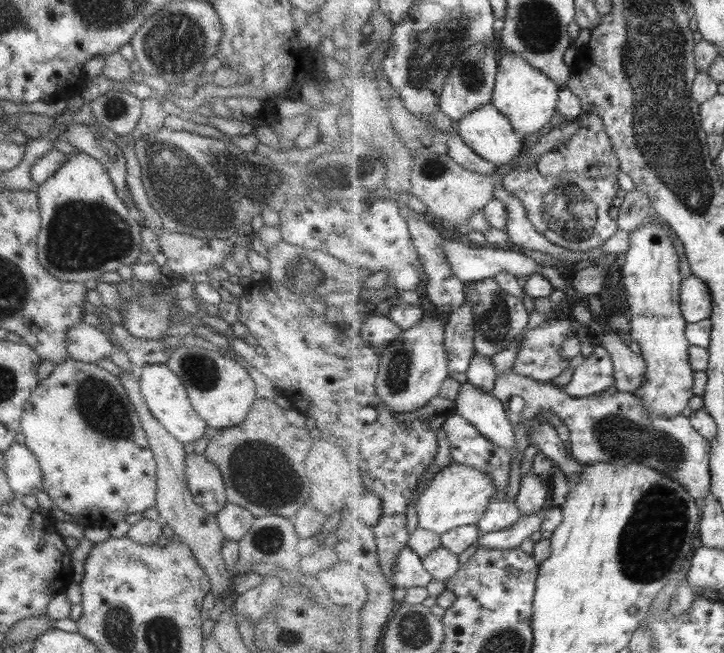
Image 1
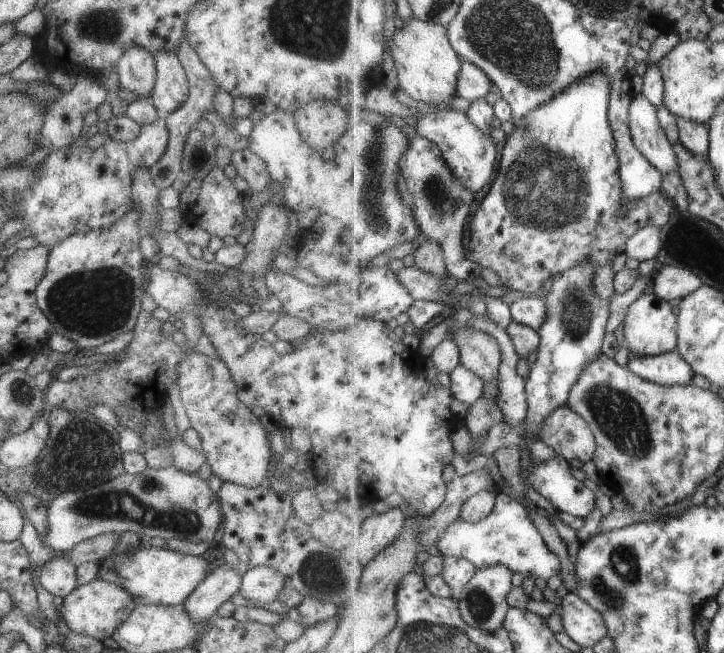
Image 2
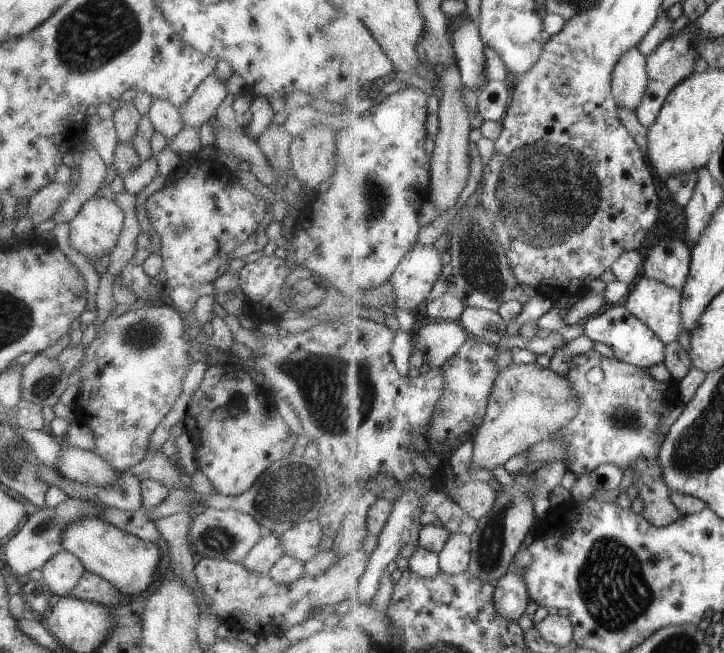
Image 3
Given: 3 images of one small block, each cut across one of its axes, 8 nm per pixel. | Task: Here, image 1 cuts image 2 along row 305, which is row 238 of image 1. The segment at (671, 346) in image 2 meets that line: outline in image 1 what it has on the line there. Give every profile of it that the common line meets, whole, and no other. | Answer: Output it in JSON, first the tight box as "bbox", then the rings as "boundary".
{"bbox":[621,218,695,418],"boundary":[[[653,218],[645,226],[629,233],[631,248],[622,257],[621,282],[629,294],[629,340],[640,346],[640,354],[647,362],[647,380],[635,395],[643,409],[653,417],[672,418],[690,406],[695,397],[693,382],[695,370],[689,361],[689,339],[686,335],[687,319],[681,313],[683,278],[679,272],[679,252],[667,234],[666,225]]]}

